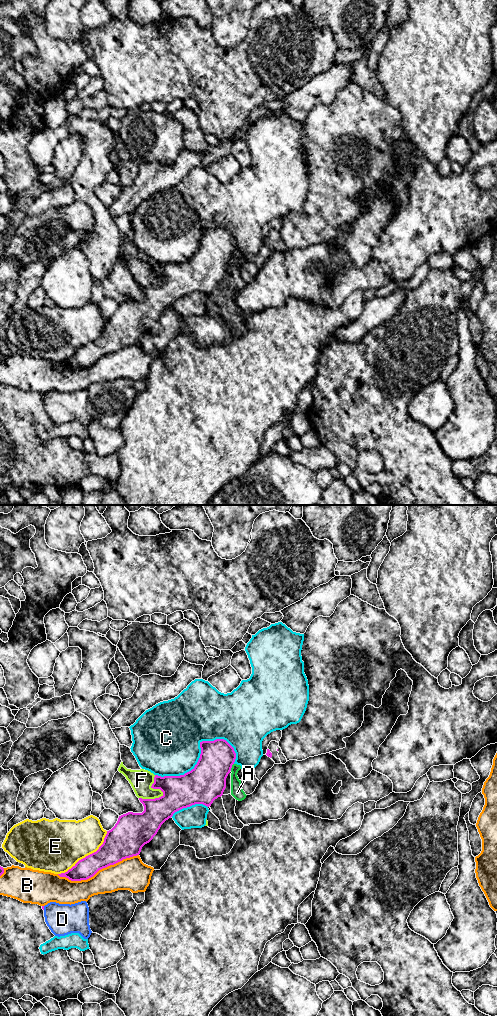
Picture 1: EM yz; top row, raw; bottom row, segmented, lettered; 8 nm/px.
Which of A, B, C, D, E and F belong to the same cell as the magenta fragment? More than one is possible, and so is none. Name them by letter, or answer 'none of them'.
none of them

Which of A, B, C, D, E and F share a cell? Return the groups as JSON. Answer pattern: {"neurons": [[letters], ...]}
{"neurons": [["A"], ["B"], ["C"], ["D"], ["E"], ["F"]]}

